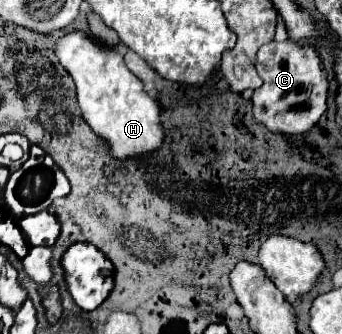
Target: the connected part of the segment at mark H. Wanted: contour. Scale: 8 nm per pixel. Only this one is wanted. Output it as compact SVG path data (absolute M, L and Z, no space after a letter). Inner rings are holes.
M70 32L54 48L60 64L76 82L82 116L96 136L106 140L110 156L126 162L144 158L162 146L164 128L160 124L160 104L142 90L142 82L126 68L124 58L110 48L100 48L82 32Z

